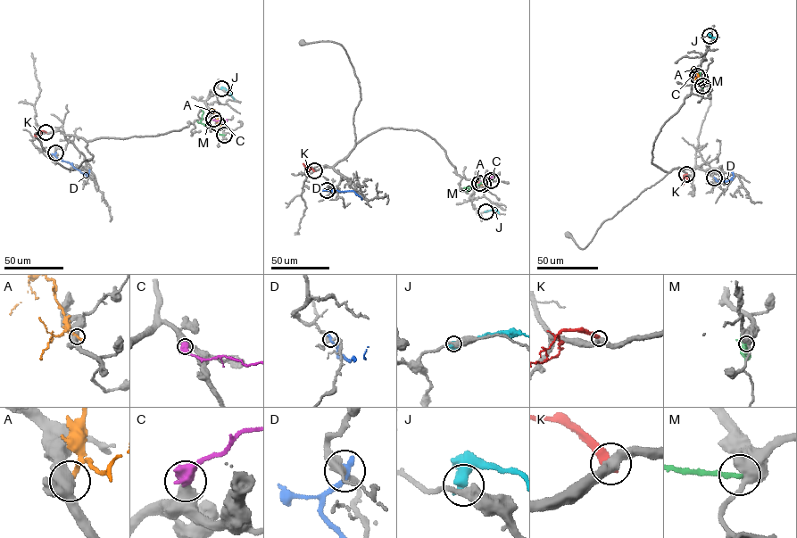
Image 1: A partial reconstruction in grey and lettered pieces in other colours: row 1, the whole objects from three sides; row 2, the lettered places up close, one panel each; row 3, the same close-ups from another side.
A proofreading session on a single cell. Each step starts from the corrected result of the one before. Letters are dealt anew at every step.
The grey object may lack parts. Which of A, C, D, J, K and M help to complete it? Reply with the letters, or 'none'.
none

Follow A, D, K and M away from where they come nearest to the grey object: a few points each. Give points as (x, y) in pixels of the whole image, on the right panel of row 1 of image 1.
A: (700, 78), (693, 68), (689, 74)
D: (714, 177), (718, 181), (721, 178), (726, 181), (733, 176), (731, 171)
K: (686, 174), (684, 177), (687, 178), (681, 185)
M: (702, 86), (701, 71)

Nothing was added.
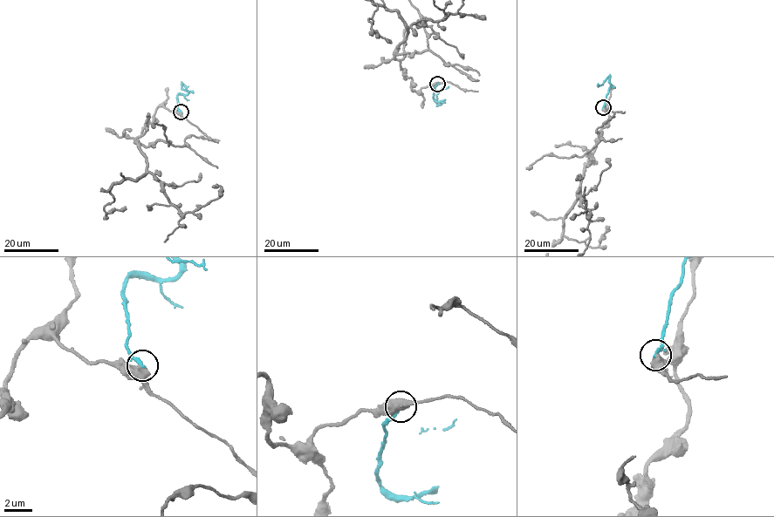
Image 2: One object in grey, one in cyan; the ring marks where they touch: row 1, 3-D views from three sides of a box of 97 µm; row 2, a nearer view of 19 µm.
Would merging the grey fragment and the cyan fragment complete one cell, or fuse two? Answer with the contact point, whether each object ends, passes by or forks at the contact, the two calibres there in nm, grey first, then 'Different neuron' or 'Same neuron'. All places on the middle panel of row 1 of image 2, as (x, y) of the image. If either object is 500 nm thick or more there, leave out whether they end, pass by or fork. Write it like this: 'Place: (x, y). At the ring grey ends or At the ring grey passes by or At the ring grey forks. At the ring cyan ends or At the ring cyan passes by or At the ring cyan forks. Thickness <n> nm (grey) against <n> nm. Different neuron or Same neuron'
Place: (437, 84). Thickness 500 nm (grey) against 240 nm. Different neuron

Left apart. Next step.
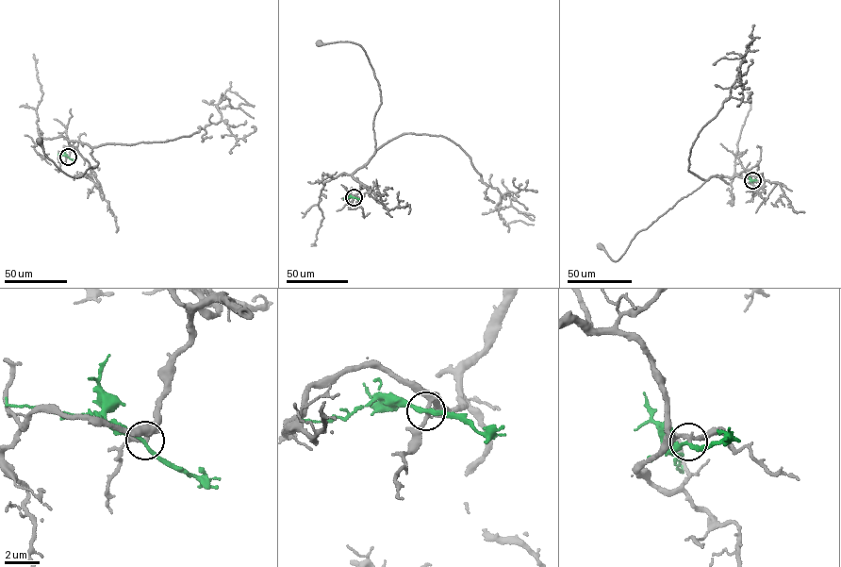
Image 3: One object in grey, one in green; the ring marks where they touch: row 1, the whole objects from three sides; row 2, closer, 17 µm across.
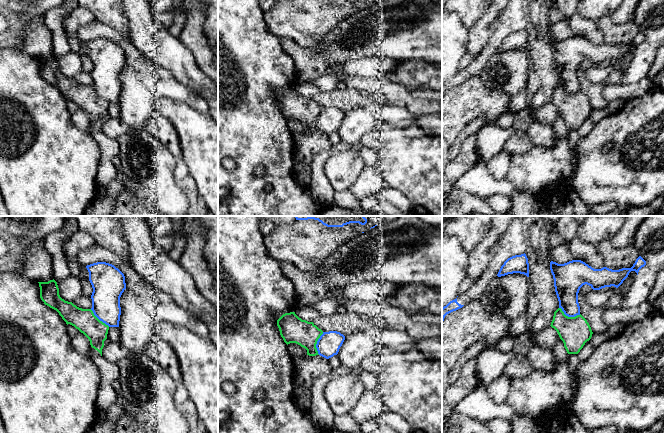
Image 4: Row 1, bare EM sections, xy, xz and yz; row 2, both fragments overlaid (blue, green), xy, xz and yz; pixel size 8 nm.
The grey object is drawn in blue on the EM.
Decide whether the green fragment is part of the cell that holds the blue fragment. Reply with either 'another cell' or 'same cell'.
another cell

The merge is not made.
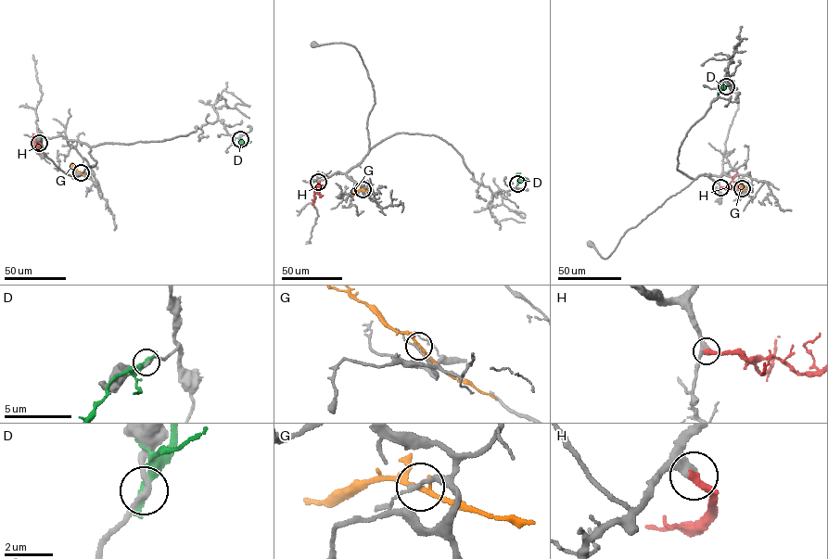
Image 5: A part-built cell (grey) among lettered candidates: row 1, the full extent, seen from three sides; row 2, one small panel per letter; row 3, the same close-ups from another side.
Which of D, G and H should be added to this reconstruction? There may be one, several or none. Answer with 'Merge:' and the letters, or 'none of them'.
Merge: H

